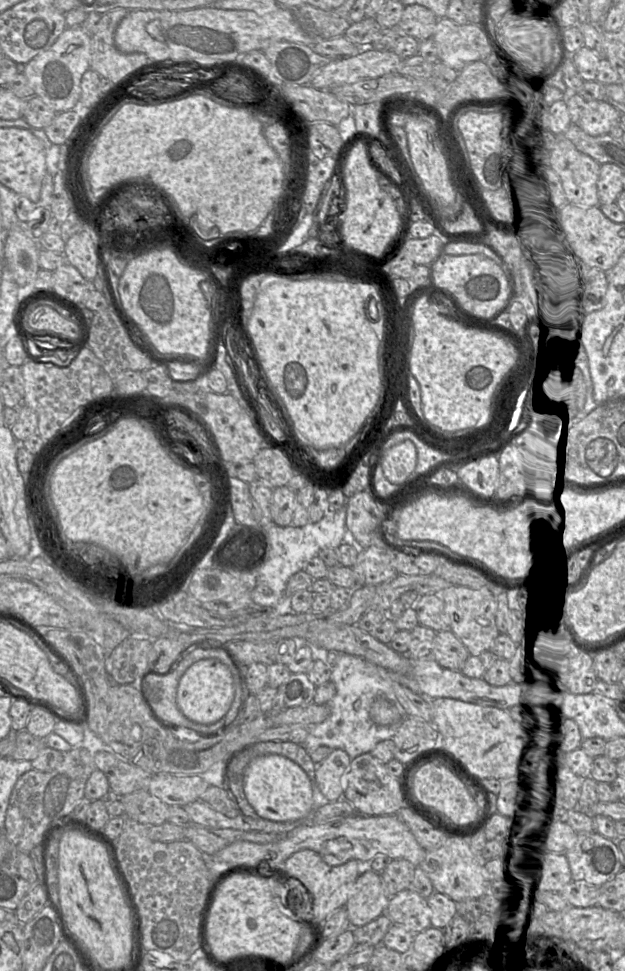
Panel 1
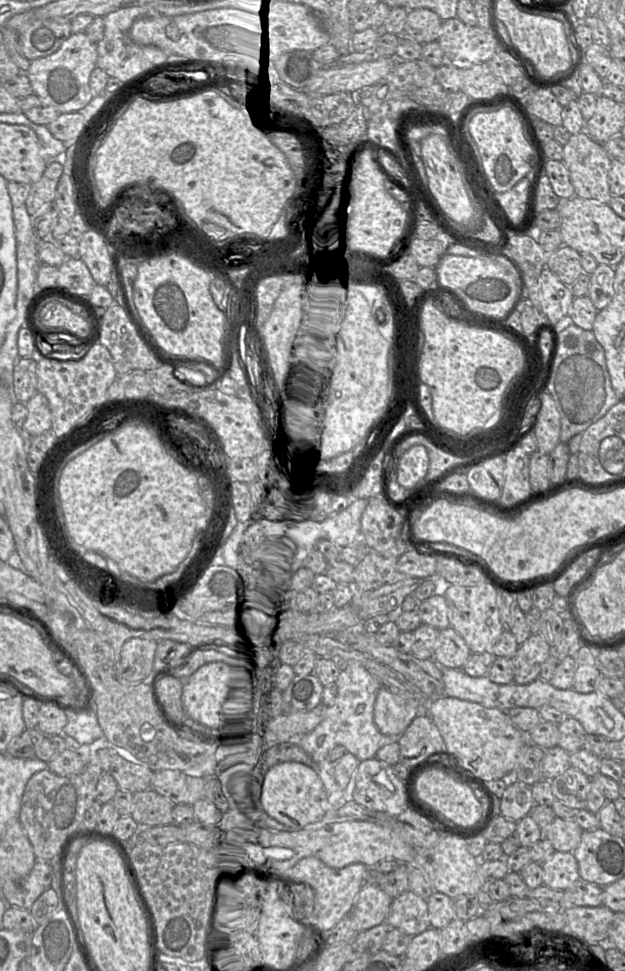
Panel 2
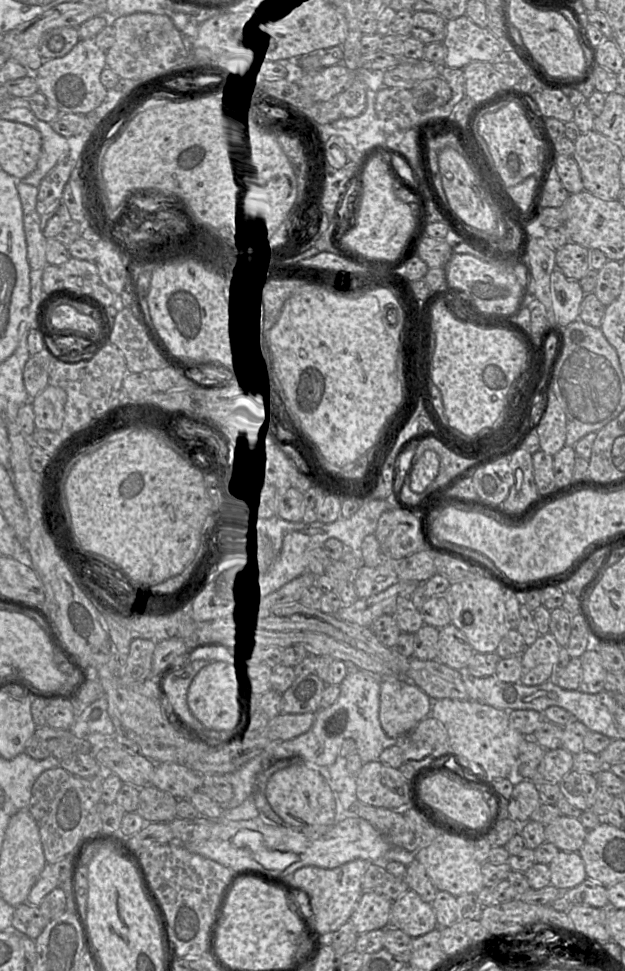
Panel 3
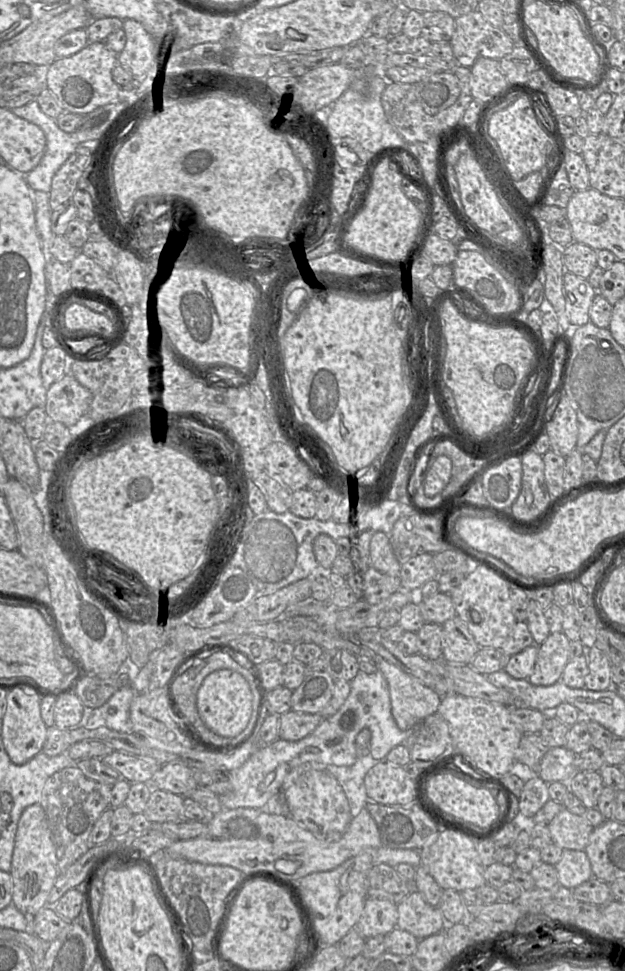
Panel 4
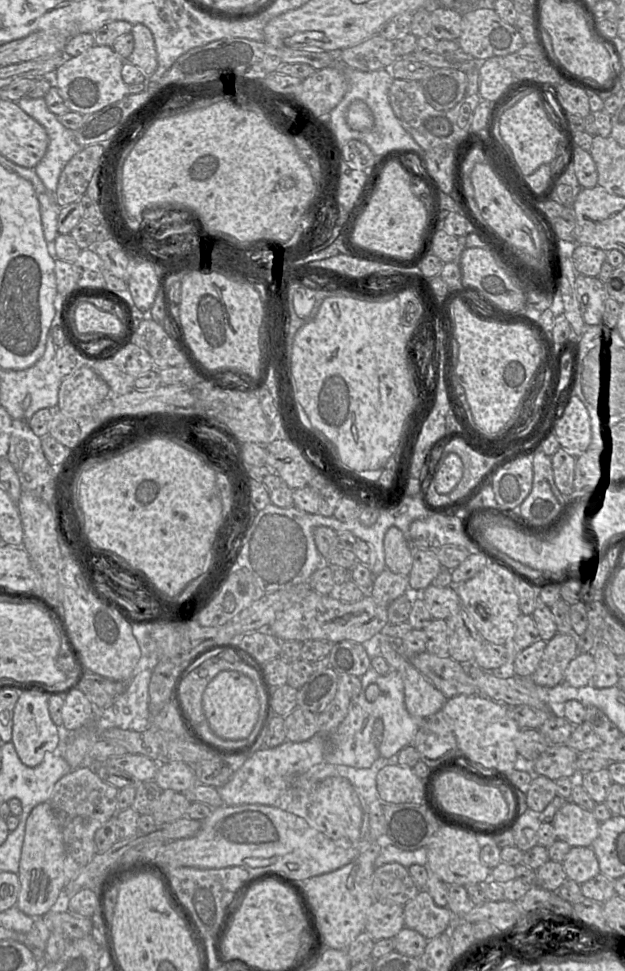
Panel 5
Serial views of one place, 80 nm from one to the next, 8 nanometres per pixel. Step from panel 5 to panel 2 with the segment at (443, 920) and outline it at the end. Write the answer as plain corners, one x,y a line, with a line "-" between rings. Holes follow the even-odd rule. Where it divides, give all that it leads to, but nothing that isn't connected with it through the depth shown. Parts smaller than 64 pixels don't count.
407,890
392,899
386,922
393,928
415,936
430,927
427,900

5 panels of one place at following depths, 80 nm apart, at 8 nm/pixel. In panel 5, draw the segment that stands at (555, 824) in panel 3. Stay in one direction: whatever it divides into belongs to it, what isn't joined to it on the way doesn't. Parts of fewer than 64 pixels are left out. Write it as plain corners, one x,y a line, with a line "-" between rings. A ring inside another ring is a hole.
570,800
556,812
551,824
558,840
570,847
591,847
599,833
600,822
593,813

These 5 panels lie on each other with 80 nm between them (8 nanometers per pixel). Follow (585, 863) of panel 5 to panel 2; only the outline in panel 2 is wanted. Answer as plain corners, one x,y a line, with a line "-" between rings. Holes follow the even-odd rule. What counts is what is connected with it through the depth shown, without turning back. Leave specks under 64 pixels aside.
554,852
542,868
543,884
554,890
564,891
580,879
573,852

